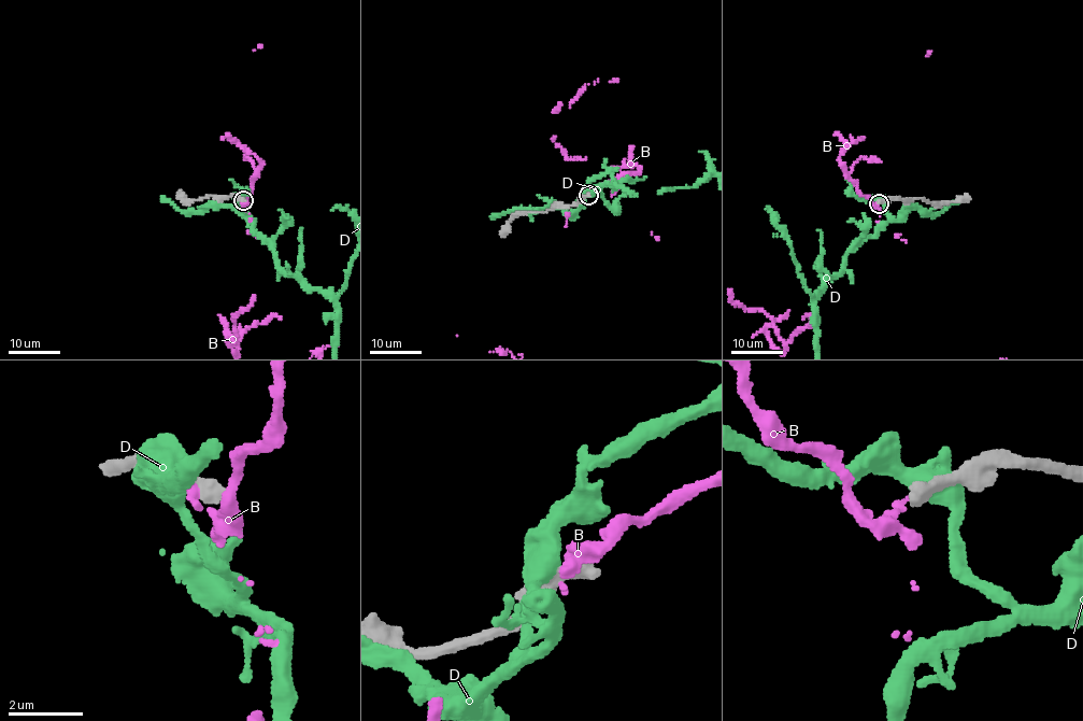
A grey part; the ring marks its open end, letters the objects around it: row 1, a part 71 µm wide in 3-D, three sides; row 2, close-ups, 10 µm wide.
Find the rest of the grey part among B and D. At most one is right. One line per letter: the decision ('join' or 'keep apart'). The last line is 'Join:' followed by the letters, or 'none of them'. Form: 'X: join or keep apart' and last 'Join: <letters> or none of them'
B: keep apart
D: keep apart
Join: none of them

